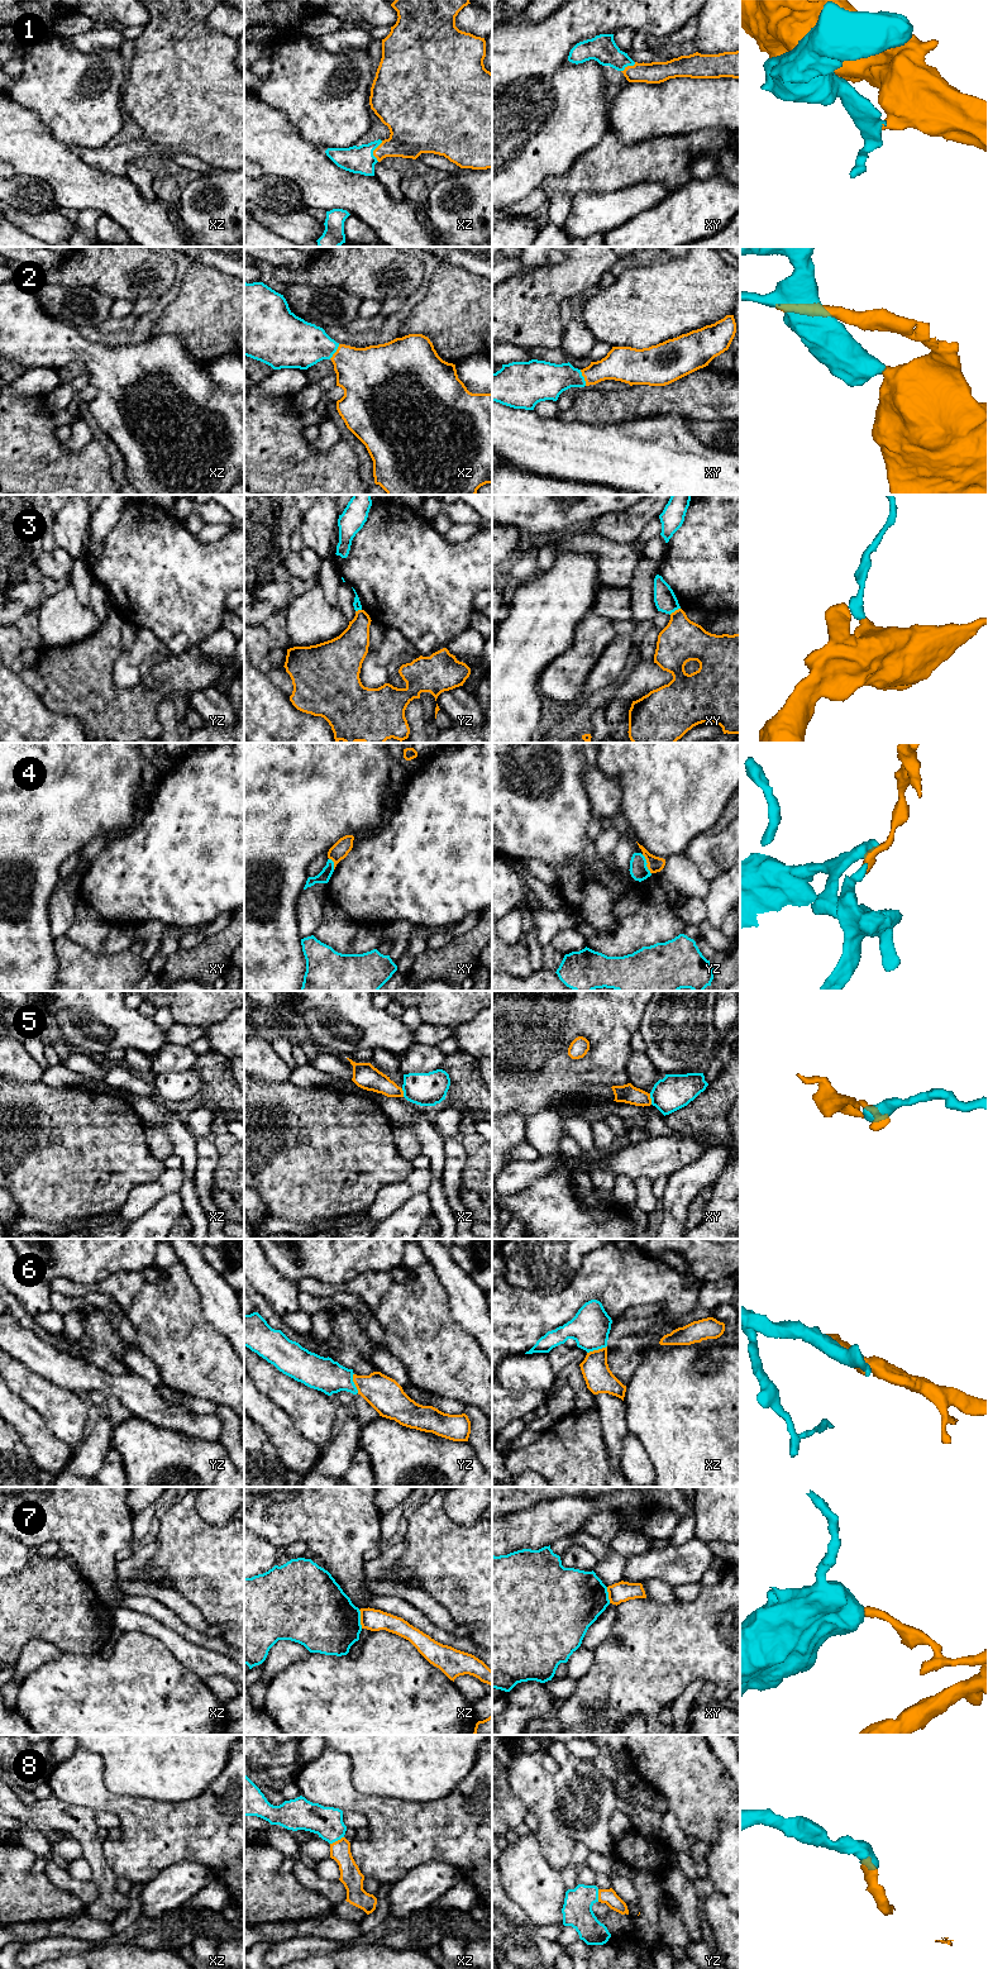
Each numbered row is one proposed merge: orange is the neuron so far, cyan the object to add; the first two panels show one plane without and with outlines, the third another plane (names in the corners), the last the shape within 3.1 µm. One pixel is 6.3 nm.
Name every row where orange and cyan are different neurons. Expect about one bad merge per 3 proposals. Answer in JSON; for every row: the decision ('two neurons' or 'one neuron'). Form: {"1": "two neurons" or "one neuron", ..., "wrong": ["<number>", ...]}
{"1": "one neuron", "2": "one neuron", "3": "two neurons", "4": "two neurons", "5": "two neurons", "6": "one neuron", "7": "two neurons", "8": "one neuron", "wrong": ["3", "4", "5", "7"]}

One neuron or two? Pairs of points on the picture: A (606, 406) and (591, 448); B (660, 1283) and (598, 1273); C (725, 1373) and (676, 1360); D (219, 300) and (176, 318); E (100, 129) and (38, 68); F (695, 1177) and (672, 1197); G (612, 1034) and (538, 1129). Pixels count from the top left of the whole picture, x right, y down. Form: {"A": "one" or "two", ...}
{"A": "two", "B": "one", "C": "one", "D": "one", "E": "one", "F": "one", "G": "two"}

